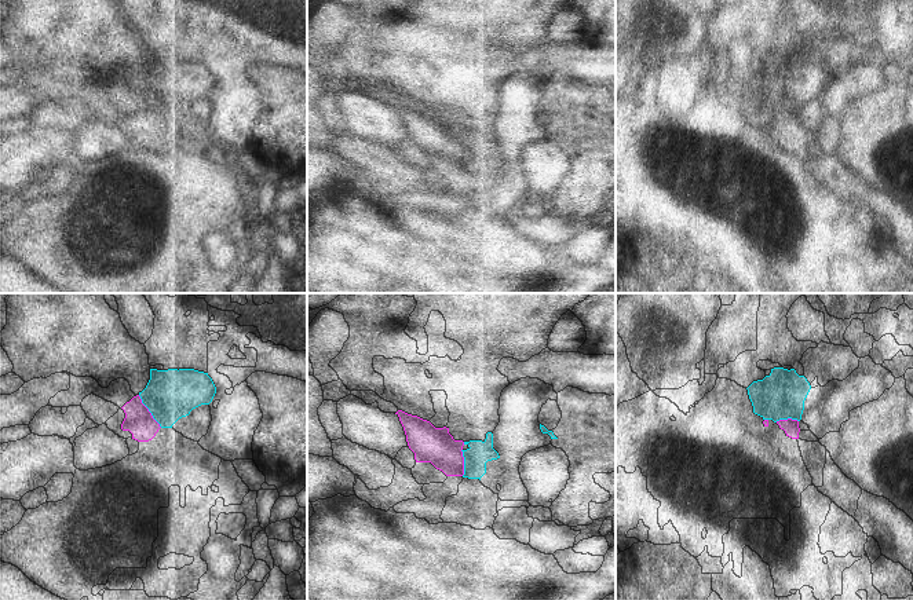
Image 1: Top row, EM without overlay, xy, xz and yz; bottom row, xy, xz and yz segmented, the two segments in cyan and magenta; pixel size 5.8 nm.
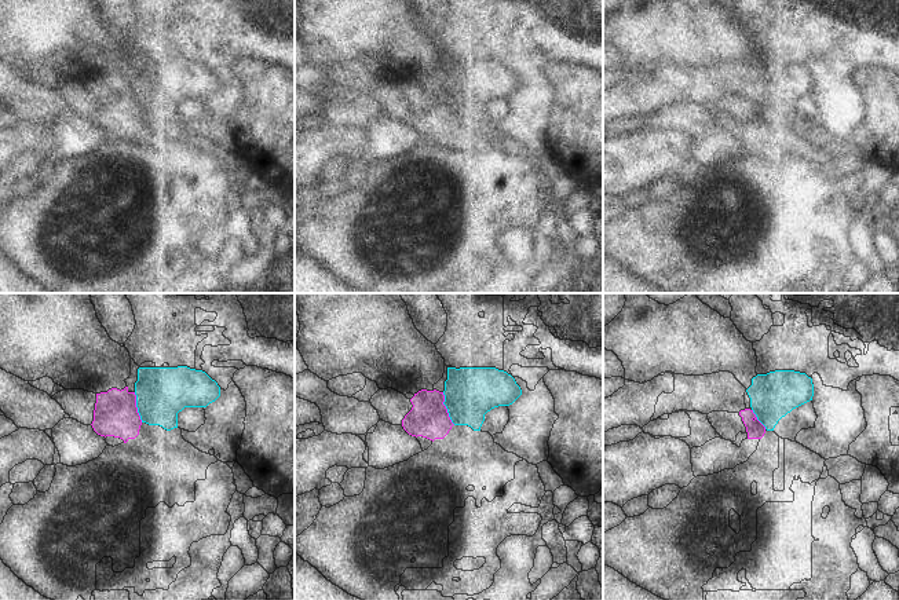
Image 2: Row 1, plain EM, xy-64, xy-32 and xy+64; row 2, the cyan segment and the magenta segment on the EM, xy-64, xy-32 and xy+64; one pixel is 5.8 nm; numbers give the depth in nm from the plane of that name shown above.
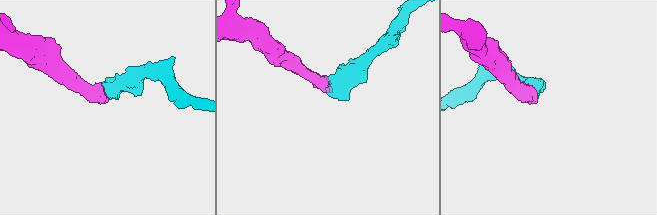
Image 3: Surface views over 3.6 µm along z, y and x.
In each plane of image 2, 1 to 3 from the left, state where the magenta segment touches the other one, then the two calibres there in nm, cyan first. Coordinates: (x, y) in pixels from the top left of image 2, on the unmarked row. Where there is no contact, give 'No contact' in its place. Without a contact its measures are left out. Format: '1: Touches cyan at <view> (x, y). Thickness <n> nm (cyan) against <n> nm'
1: Touches cyan at xy-64 (136, 98). Thickness 300 nm (cyan) against 260 nm
2: Touches cyan at xy-32 (446, 99). Thickness 300 nm (cyan) against 220 nm
3: Touches cyan at xy+64 (757, 110). Thickness 260 nm (cyan) against 100 nm.

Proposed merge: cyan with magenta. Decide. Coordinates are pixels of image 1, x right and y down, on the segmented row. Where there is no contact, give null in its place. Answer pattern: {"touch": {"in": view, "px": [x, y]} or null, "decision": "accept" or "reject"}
{"touch": {"in": "xy", "px": [149, 410]}, "decision": "reject"}

